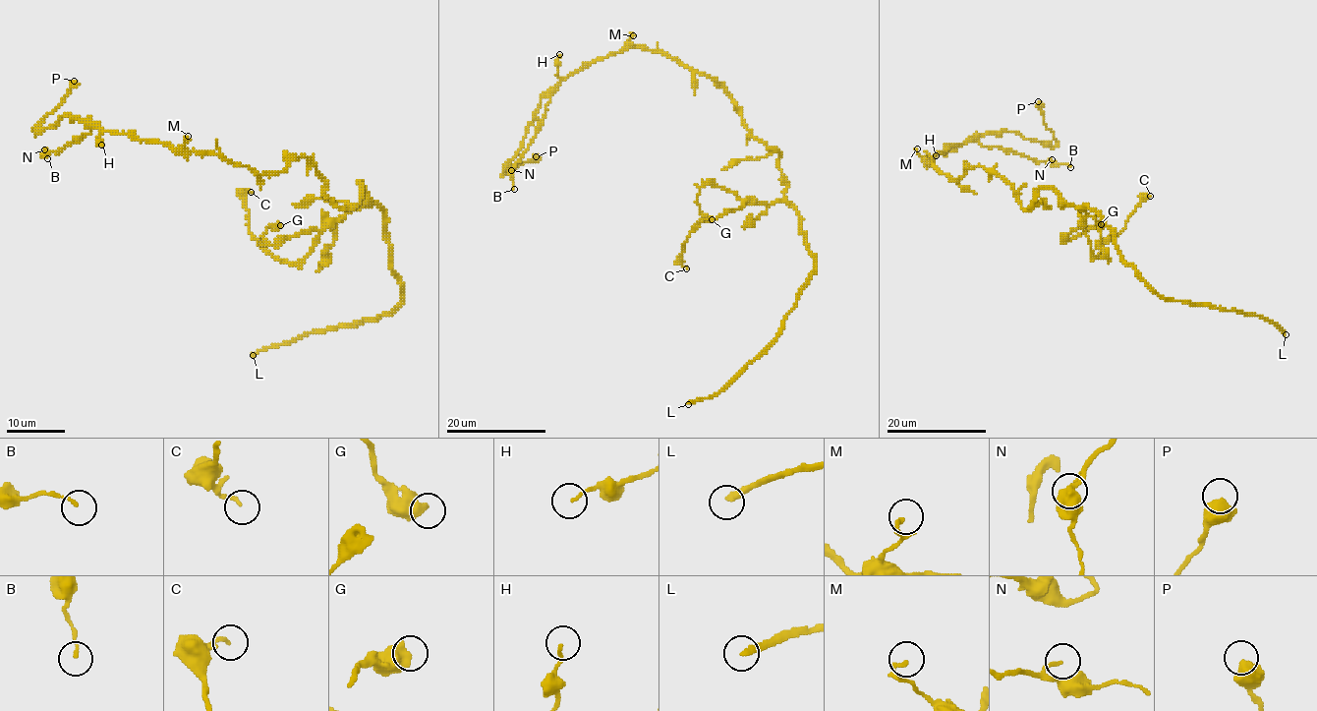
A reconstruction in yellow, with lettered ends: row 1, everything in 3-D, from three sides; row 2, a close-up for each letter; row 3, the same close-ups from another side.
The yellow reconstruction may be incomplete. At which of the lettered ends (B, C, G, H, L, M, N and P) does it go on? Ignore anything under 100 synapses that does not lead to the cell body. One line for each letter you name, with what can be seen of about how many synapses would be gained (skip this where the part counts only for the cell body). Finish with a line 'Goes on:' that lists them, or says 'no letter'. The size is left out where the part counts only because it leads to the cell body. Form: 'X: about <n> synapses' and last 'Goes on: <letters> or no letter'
L: about 350 synapses
Goes on: L

